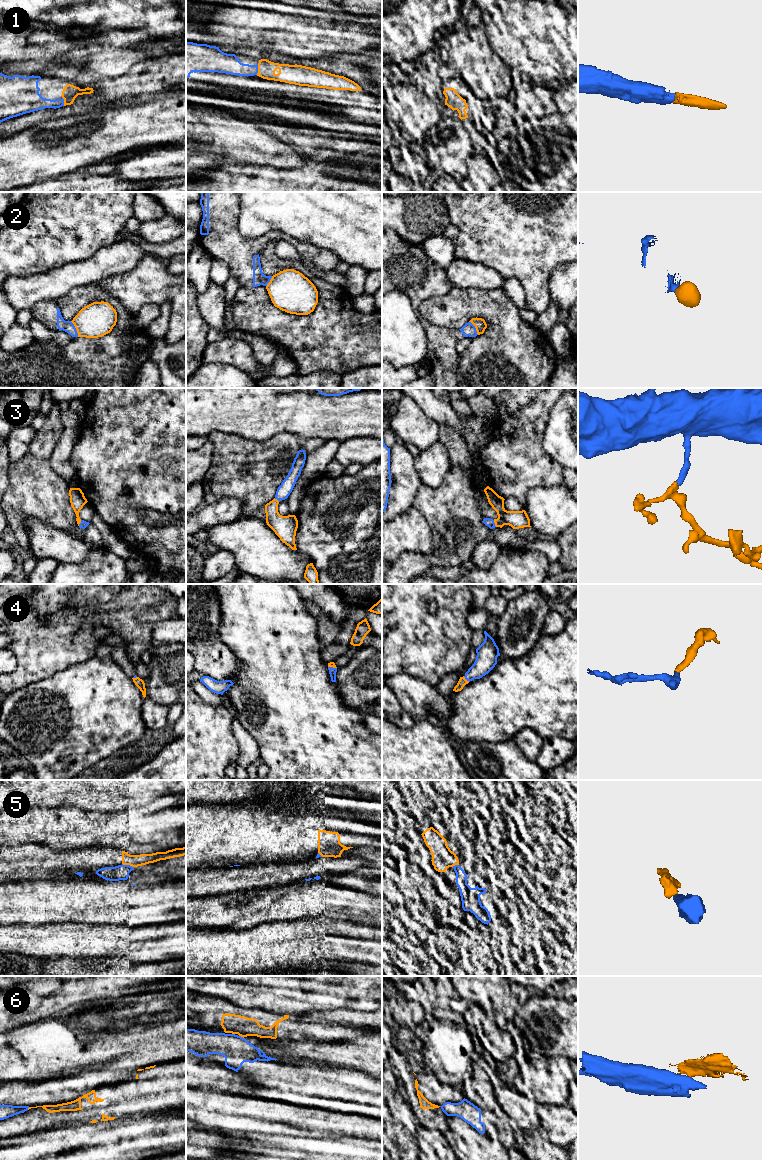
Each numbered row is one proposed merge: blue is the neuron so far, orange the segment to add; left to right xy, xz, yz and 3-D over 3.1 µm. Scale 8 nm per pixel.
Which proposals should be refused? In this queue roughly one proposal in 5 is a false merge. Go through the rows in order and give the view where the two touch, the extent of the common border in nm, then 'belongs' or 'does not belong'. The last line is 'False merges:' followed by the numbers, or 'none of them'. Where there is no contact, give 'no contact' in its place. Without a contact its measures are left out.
1: meets blue in xz; contact 110 nm long; belongs
2: meets blue in xy; contact 140 nm long; belongs
3: meets blue in yz; contact 60 nm long; belongs
4: meets blue in yz; contact 70 nm long; belongs
5: meets blue in xy; contact 100 nm long; does not belong
6: meets blue in xz; contact 50 nm long; does not belong
False merges: 5, 6

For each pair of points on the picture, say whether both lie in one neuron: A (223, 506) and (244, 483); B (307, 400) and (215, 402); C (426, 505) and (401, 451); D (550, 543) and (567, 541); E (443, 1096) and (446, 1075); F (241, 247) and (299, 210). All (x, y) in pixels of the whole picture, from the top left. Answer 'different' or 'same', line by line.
A: different
B: same
C: different
D: different
E: different
F: different

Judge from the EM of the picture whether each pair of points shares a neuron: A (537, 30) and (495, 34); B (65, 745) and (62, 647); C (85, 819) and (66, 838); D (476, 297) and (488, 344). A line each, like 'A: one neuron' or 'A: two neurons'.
A: one neuron
B: two neurons
C: one neuron
D: one neuron

